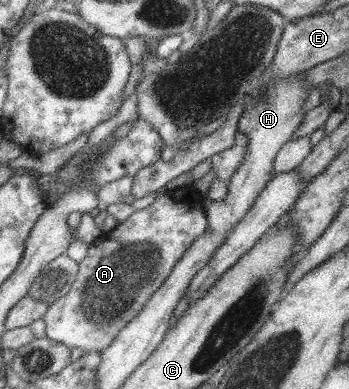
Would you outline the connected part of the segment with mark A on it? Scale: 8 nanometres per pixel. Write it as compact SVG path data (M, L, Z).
M185 184L164 195L155 197L153 202L143 209L135 210L123 222L113 229L102 233L88 246L85 256L78 262L78 270L71 288L60 299L48 304L41 317L44 321L45 338L67 347L80 347L87 351L105 349L117 335L139 313L145 301L159 289L173 265L185 253L185 249L203 233L207 233L207 220L202 207L202 196L193 187Z

